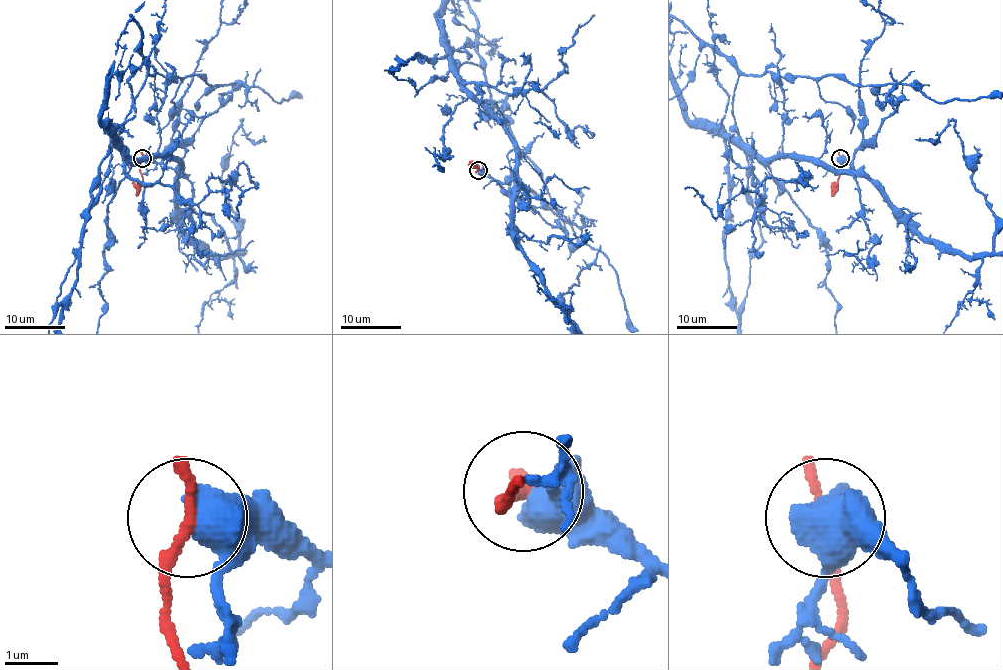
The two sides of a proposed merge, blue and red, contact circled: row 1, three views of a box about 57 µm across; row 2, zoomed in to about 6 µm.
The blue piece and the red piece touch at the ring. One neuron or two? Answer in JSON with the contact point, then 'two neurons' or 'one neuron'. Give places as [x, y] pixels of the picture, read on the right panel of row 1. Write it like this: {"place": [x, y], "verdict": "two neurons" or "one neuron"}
{"place": [840, 158], "verdict": "one neuron"}

